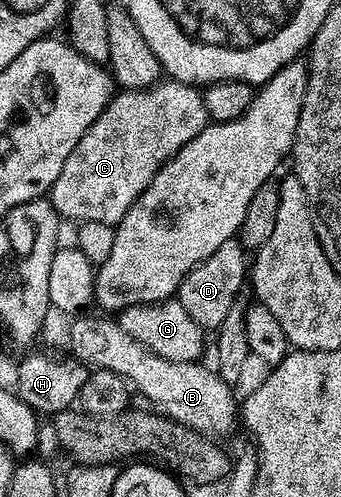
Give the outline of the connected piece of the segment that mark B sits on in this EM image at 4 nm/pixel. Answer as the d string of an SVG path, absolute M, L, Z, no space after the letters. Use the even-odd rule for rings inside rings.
M74 316L69 319L70 327L66 330L66 342L70 345L69 353L76 359L76 361L81 362L83 366L87 368L97 368L100 370L111 370L112 372L116 373L122 379L125 379L127 383L133 389L138 389L140 393L143 394L144 397L147 398L149 405L153 407L153 409L159 414L162 414L164 417L168 417L172 419L172 421L179 422L182 425L186 425L188 428L194 430L198 434L203 434L205 436L213 436L215 439L222 440L220 438L224 437L225 434L230 434L234 430L234 422L236 426L236 419L239 417L240 414L240 406L237 401L235 401L234 394L231 390L231 385L226 383L224 380L221 379L220 375L217 372L217 369L209 368L206 366L202 366L203 363L201 361L194 361L188 363L176 363L173 360L166 360L162 356L158 356L150 351L144 344L137 342L132 336L128 334L128 332L124 332L121 328L121 324L118 323L113 317L110 316L102 316L106 318L82 318L86 316Z

